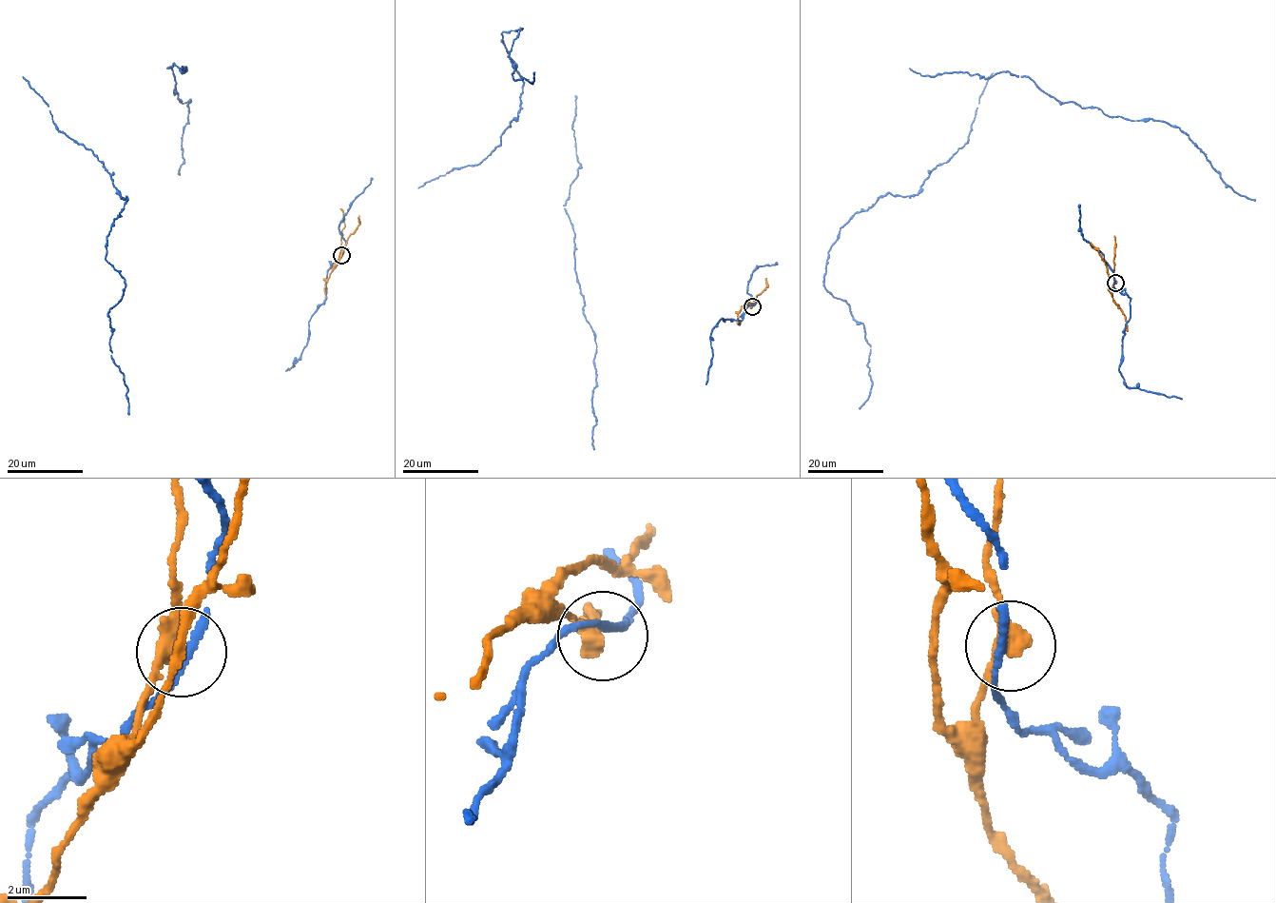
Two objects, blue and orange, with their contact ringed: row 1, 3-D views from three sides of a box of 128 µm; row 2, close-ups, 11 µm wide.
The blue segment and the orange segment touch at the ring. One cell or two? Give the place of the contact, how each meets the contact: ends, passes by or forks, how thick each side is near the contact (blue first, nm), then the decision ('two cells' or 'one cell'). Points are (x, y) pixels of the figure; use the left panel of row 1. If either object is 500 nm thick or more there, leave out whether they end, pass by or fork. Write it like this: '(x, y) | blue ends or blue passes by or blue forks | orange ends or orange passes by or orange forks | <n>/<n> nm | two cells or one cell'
(341, 255) | blue ends | orange passes by | 240/400 nm | two cells

